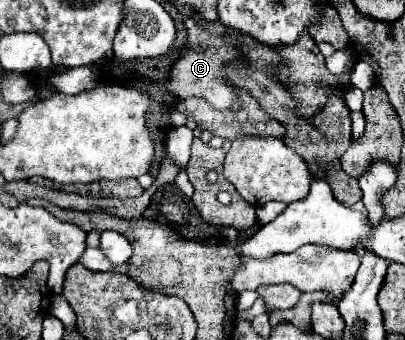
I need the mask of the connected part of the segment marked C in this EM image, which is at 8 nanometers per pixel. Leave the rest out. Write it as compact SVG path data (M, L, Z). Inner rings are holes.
M184 18L184 28L186 28L186 42L180 50L178 60L170 68L170 74L166 80L166 90L182 100L188 96L200 96L200 98L206 98L214 108L228 110L232 106L234 92L232 92L232 86L228 86L224 66L230 60L238 58L238 52L234 48L234 40L228 42L224 38L206 34L206 30L200 28L192 18Z

